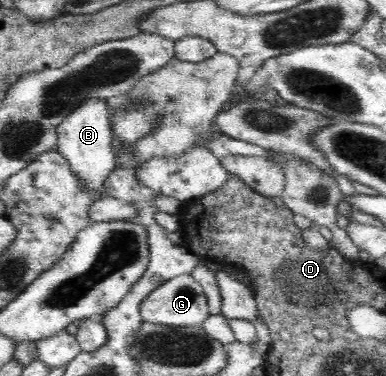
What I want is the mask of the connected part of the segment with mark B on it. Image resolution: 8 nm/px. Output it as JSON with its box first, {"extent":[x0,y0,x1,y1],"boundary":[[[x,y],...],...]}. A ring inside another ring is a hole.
{"extent":[55,98,118,202],"boundary":[[[91,98],[83,101],[78,110],[71,112],[57,127],[57,134],[58,144],[55,150],[65,157],[76,181],[91,197],[92,202],[109,196],[110,186],[107,184],[118,160],[113,150],[113,129],[110,126],[107,102]]]}

